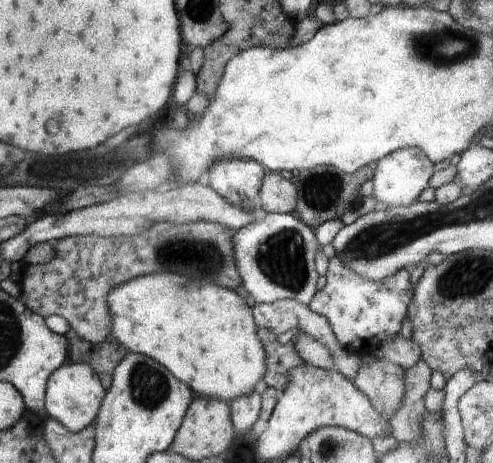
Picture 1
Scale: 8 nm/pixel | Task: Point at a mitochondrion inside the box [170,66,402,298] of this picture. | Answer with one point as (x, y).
(281, 257)

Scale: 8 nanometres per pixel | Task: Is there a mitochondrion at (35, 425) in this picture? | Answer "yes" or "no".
no

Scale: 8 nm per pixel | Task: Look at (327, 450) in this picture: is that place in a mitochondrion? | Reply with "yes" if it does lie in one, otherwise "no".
yes

